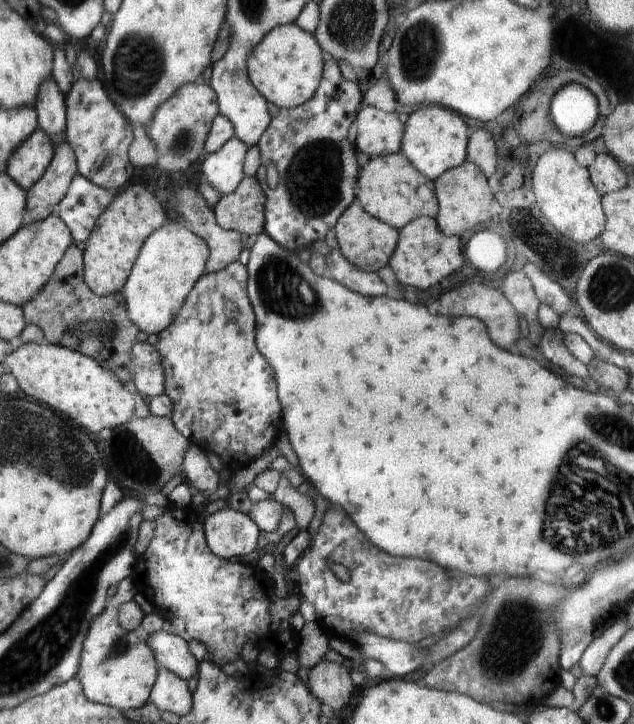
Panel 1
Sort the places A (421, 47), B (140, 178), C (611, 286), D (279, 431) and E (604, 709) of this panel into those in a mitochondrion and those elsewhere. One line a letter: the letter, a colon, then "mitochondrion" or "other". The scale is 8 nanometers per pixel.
A: mitochondrion
B: other
C: mitochondrion
D: other
E: mitochondrion

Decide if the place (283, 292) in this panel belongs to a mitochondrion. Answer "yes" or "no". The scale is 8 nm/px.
yes

